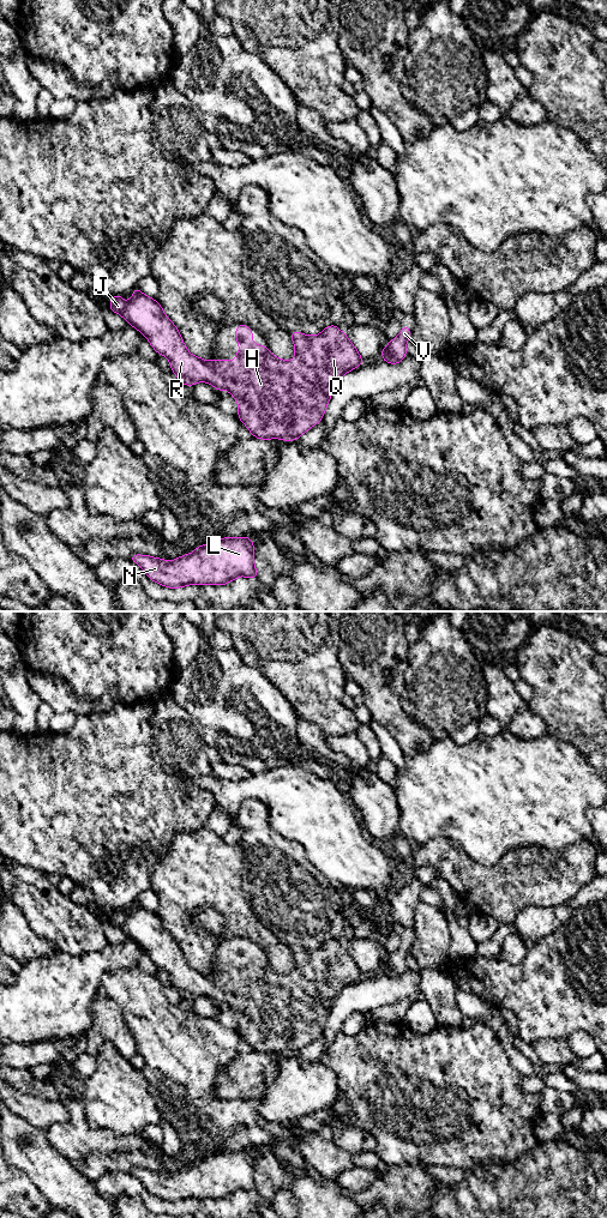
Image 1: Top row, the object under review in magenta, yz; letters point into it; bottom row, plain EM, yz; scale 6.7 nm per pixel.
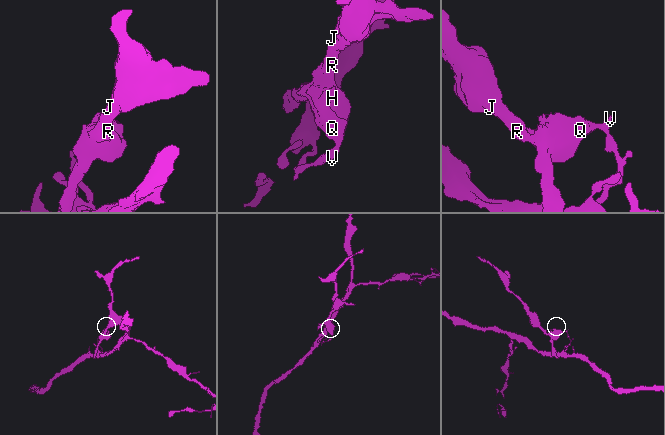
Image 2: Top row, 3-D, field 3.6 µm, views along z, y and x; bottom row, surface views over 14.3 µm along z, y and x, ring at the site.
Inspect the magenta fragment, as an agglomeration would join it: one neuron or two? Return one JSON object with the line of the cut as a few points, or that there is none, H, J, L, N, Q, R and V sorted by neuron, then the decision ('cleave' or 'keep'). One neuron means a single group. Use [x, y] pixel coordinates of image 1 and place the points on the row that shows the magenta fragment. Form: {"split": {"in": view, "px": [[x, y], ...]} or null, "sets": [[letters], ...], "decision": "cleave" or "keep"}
{"split": {"in": "yz", "px": [[388, 345], [392, 357], [391, 362]]}, "sets": [["H", "J", "Q", "R"], ["L", "N", "V"]], "decision": "cleave"}

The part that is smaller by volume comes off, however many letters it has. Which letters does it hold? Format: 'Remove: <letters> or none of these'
Remove: H, J, Q, R

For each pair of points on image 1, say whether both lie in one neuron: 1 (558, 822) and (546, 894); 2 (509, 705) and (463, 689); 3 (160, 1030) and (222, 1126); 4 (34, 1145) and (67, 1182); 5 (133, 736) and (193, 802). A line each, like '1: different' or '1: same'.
1: different
2: different
3: same
4: same
5: same

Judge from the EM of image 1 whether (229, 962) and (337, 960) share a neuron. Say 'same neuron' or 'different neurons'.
same neuron

